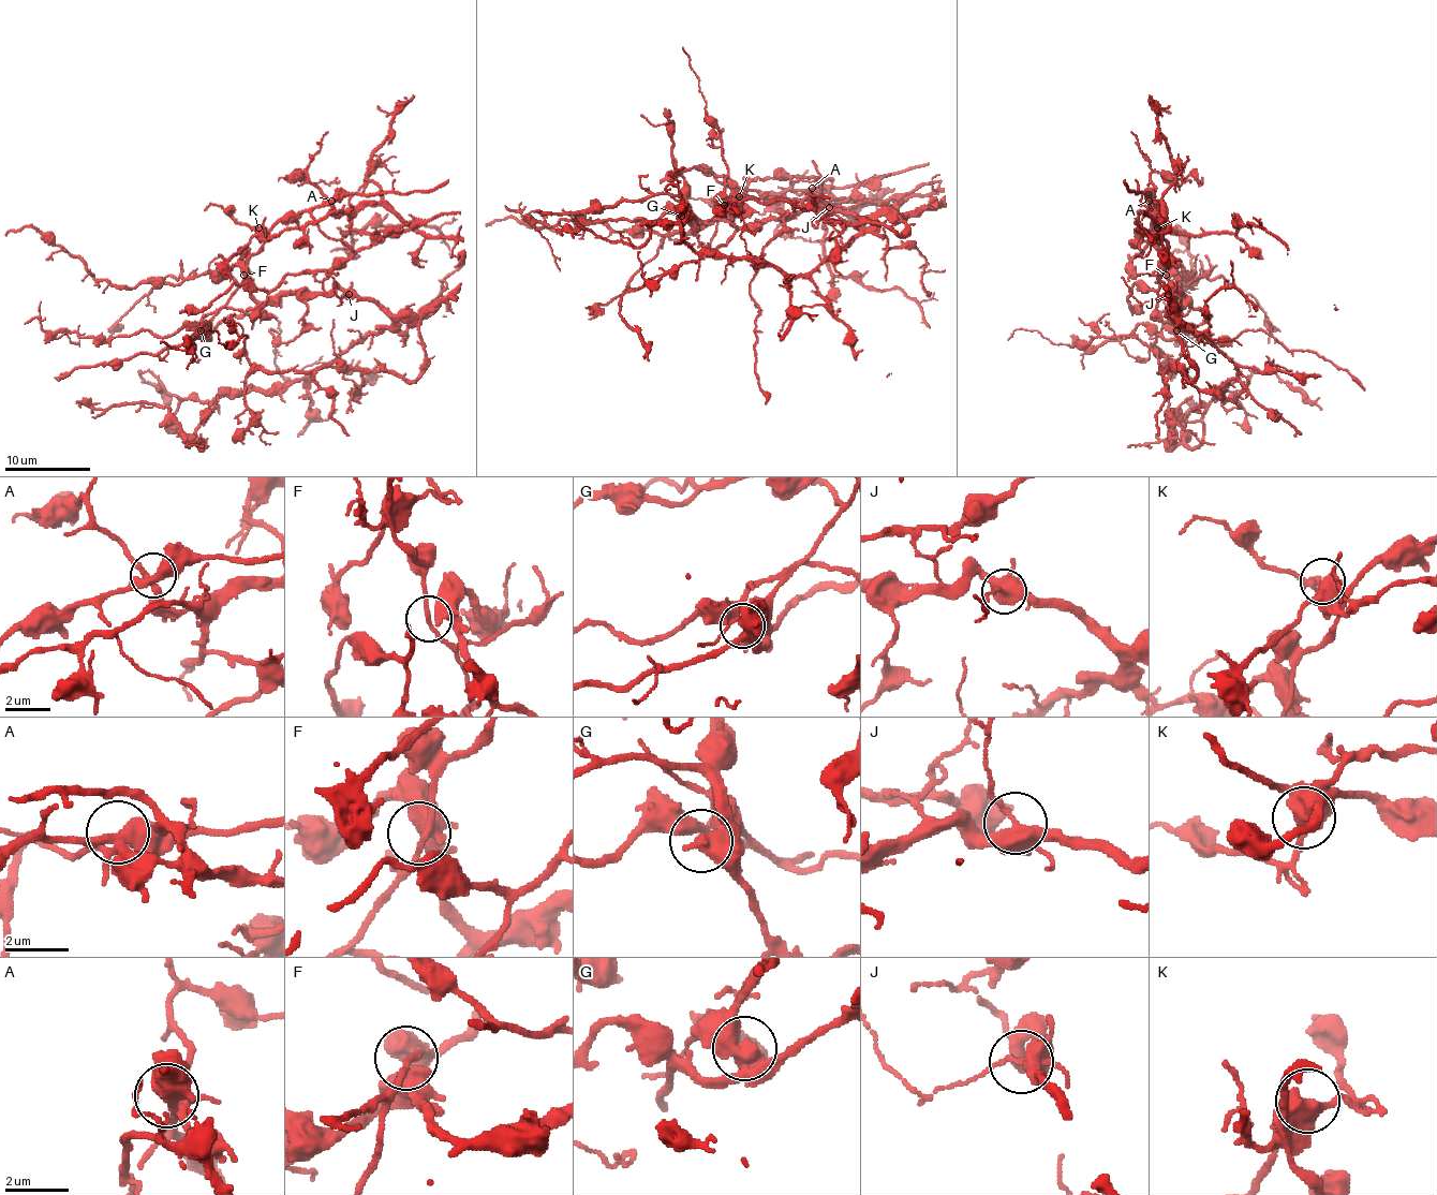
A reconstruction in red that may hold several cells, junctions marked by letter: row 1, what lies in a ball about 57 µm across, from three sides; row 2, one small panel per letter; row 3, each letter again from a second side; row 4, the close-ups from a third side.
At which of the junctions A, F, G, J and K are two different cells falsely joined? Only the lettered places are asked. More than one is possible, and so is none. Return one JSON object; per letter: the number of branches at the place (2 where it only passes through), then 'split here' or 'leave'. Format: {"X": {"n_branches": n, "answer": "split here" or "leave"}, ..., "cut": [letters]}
{"A": {"n_branches": 5, "answer": "leave"}, "F": {"n_branches": 3, "answer": "leave"}, "G": {"n_branches": 4, "answer": "leave"}, "J": {"n_branches": 5, "answer": "leave"}, "K": {"n_branches": 2, "answer": "leave"}, "cut": []}

